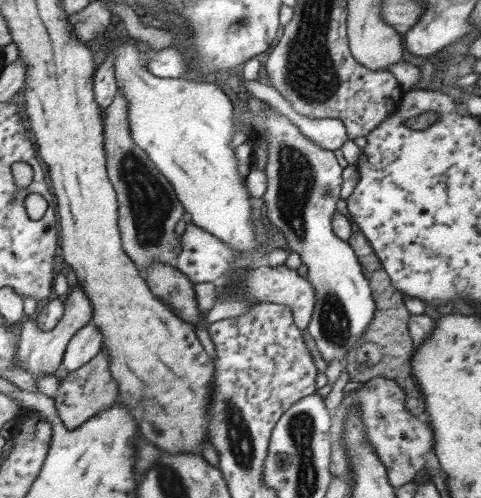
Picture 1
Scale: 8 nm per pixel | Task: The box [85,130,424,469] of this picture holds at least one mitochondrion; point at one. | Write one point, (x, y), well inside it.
(150, 202)

